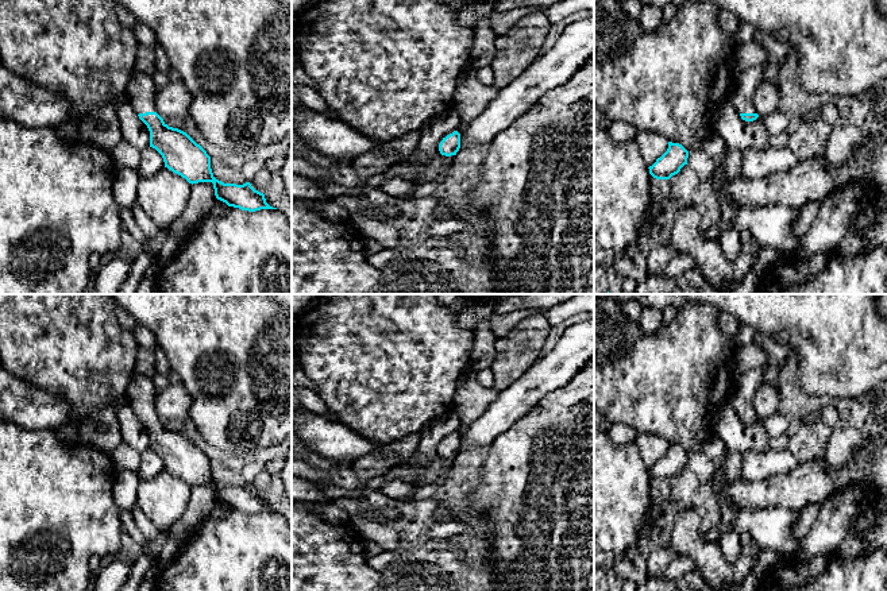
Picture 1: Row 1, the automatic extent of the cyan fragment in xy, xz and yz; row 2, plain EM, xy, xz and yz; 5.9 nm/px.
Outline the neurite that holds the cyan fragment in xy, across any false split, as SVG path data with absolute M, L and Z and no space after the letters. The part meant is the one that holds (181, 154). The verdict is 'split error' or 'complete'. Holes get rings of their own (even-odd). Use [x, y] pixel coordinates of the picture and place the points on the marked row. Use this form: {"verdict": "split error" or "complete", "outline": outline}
{"verdict": "split error", "outline": "M135 69L128 84L128 103L150 131L150 147L163 158L165 167L185 178L189 184L212 182L217 200L228 206L255 212L277 209L266 202L265 194L250 182L224 184L213 177L211 157L186 132L169 127L155 109L157 86L153 77Z"}

